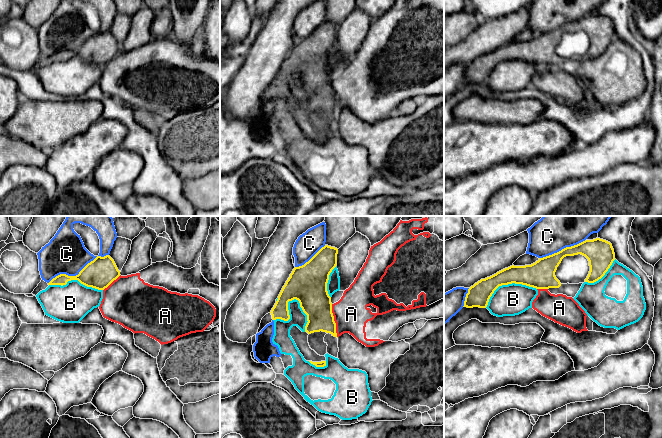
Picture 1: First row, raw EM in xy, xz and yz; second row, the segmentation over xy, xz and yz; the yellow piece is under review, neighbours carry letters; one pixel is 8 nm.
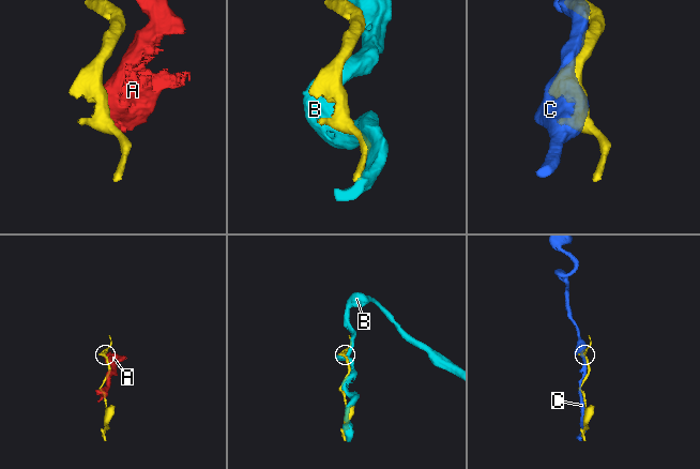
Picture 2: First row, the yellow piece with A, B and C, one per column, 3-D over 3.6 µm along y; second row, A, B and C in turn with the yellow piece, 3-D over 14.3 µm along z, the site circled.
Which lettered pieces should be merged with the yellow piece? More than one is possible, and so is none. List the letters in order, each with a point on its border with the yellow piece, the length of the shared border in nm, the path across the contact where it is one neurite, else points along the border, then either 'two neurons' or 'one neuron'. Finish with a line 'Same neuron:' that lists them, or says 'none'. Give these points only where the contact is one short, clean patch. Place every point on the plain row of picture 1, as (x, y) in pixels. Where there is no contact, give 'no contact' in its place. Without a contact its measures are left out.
A: meets yellow in xz at (334, 97); contact 280 nm long; border along xz (331, 80), (337, 113); two neurons
B: meets yellow in xz at (287, 79); contact 280 nm long; two neurons
C: meets yellow in xy at (79, 49); contact 550 nm long; two neurons
Same neuron: none

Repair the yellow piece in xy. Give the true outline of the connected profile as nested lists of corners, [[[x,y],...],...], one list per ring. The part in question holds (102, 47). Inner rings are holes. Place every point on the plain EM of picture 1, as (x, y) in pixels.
[[[106,31],[97,32],[88,39],[76,52],[60,50],[53,54],[48,61],[66,61],[68,57],[78,56],[81,60],[98,66],[104,66],[120,52],[114,36]]]

